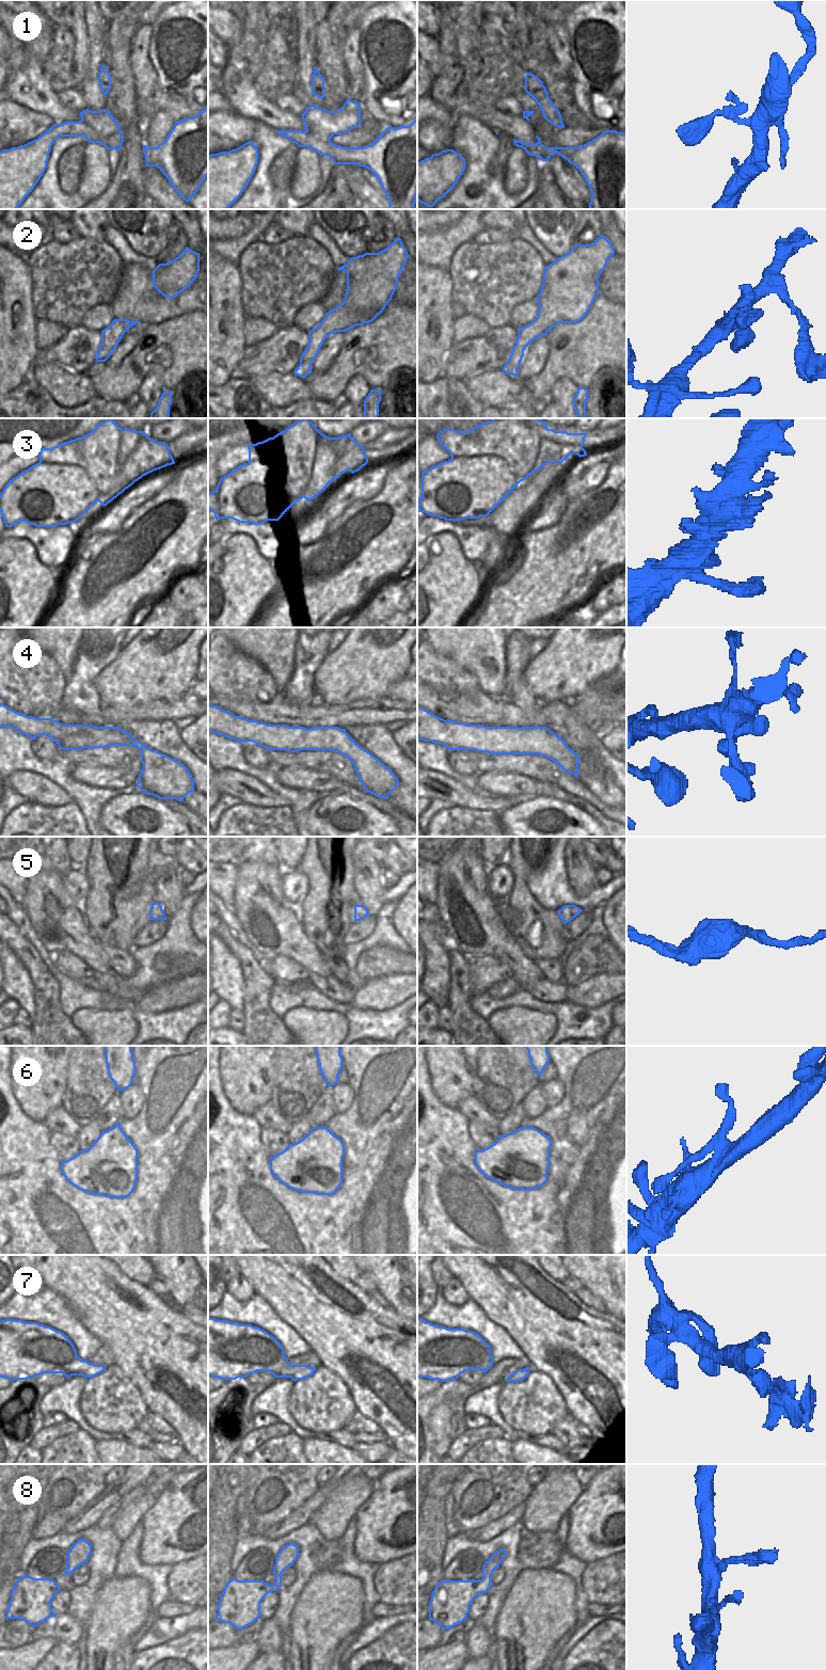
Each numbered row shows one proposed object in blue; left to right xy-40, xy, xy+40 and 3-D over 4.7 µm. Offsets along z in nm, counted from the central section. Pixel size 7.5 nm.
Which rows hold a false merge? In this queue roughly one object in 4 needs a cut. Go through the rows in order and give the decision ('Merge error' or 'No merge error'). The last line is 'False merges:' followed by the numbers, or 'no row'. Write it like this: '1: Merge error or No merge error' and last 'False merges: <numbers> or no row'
1: No merge error
2: No merge error
3: No merge error
4: No merge error
5: No merge error
6: No merge error
7: Merge error
8: No merge error
False merges: 7

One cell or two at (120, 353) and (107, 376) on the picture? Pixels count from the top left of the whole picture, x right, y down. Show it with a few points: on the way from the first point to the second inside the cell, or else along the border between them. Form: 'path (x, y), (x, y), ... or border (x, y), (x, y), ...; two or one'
border (131, 350), (118, 365), (108, 365), (105, 362); two

